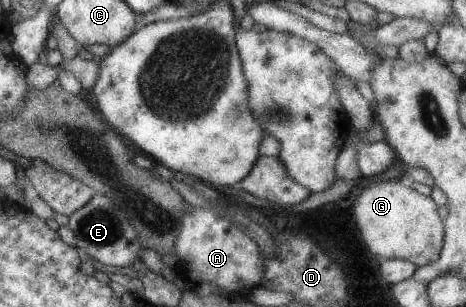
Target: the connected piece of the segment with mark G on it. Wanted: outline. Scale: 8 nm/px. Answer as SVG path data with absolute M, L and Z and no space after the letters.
M398 181L369 183L366 188L360 190L360 194L356 196L352 210L350 210L367 251L371 255L380 256L380 258L407 260L415 267L421 267L438 260L444 240L444 226L443 220L436 213L438 206L430 196L421 195L410 187L402 186Z

